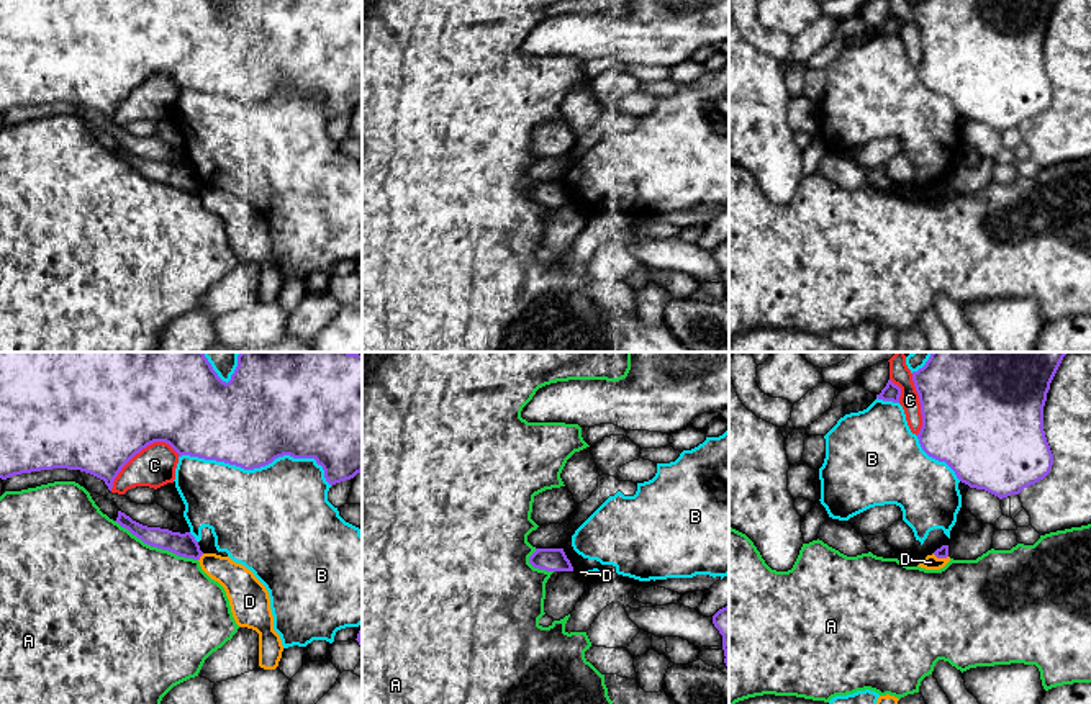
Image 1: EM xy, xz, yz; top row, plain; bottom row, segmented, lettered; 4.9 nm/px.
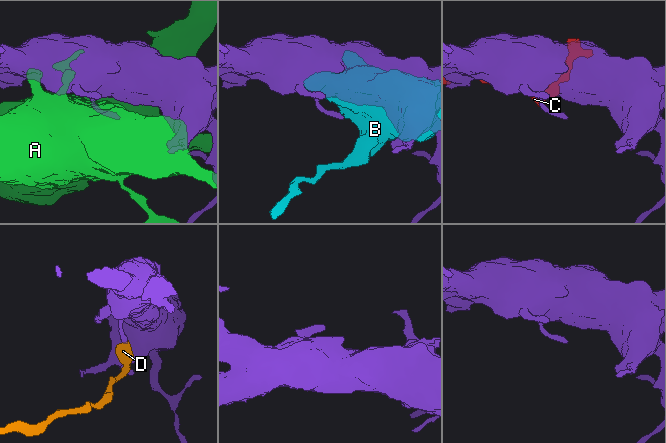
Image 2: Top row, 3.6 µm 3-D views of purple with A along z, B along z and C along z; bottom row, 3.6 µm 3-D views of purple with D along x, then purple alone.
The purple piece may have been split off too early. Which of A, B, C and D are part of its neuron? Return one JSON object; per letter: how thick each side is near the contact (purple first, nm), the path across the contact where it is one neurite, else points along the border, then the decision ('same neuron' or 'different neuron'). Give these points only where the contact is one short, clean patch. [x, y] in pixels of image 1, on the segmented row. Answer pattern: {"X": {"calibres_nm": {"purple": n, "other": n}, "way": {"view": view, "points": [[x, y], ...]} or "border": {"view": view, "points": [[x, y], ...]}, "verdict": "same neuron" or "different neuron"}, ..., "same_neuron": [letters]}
{"A": {"calibres_nm": {"purple": 110, "other": 480}, "verdict": "different neuron"}, "B": {"calibres_nm": {"purple": 460, "other": 500}, "verdict": "different neuron"}, "C": {"calibres_nm": {"purple": 500, "other": 200}, "verdict": "different neuron"}, "D": {"calibres_nm": {"purple": 110, "other": 160}, "border": {"view": "xy", "points": [[203, 554], [199, 560]]}, "verdict": "different neuron"}, "same_neuron": []}

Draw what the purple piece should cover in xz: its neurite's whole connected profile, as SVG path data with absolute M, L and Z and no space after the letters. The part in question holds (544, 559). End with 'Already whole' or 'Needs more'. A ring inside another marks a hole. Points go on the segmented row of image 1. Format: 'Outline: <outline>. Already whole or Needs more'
Outline: M536 548L529 557L529 563L546 571L573 571L564 548Z. Already whole

